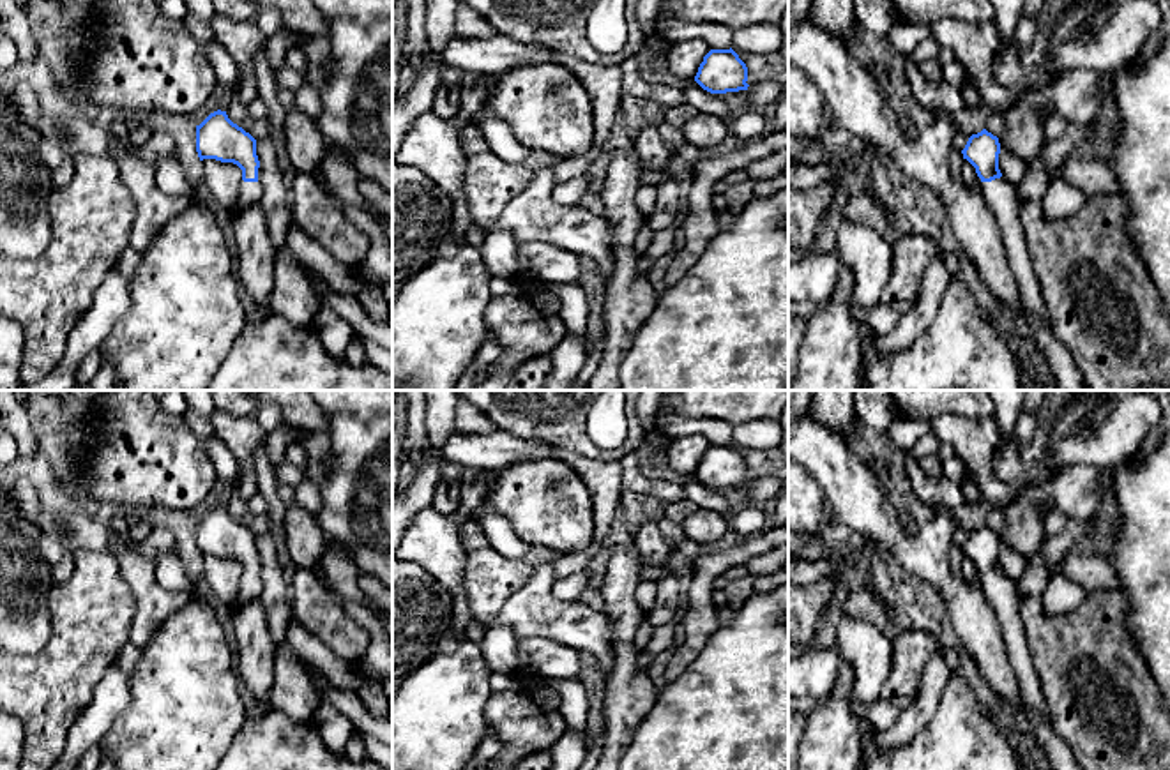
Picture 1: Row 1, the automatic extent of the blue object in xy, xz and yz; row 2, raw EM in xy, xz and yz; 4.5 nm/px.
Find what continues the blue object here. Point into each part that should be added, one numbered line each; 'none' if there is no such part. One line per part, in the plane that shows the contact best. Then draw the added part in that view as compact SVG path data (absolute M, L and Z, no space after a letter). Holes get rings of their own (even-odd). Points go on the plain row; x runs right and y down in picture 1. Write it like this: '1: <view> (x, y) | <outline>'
1: yz (1001, 592) | M1000 572L991 578L981 578L981 590L999 620L1007 661L1016 675L1022 699L1029 705L1036 719L1037 735L1046 749L1052 768L1080 770L1066 742L1052 724L1039 678L1027 648L1016 583Z

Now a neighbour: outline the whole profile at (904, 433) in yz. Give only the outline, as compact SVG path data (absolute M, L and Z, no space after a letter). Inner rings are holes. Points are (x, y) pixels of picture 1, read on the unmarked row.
M896 415L885 434L896 449L900 449L901 452L910 452L914 445L930 433L930 422Z

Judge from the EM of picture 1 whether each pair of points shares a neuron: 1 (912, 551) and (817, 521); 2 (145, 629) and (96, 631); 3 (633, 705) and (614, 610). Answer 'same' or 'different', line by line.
1: different
2: different
3: same

